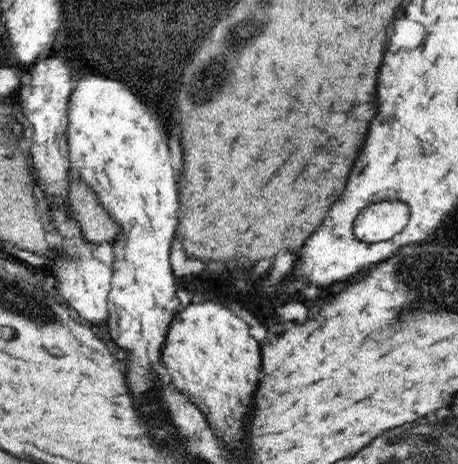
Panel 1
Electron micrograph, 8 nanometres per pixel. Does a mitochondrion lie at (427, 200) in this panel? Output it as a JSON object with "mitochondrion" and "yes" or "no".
{"mitochondrion":"no"}

